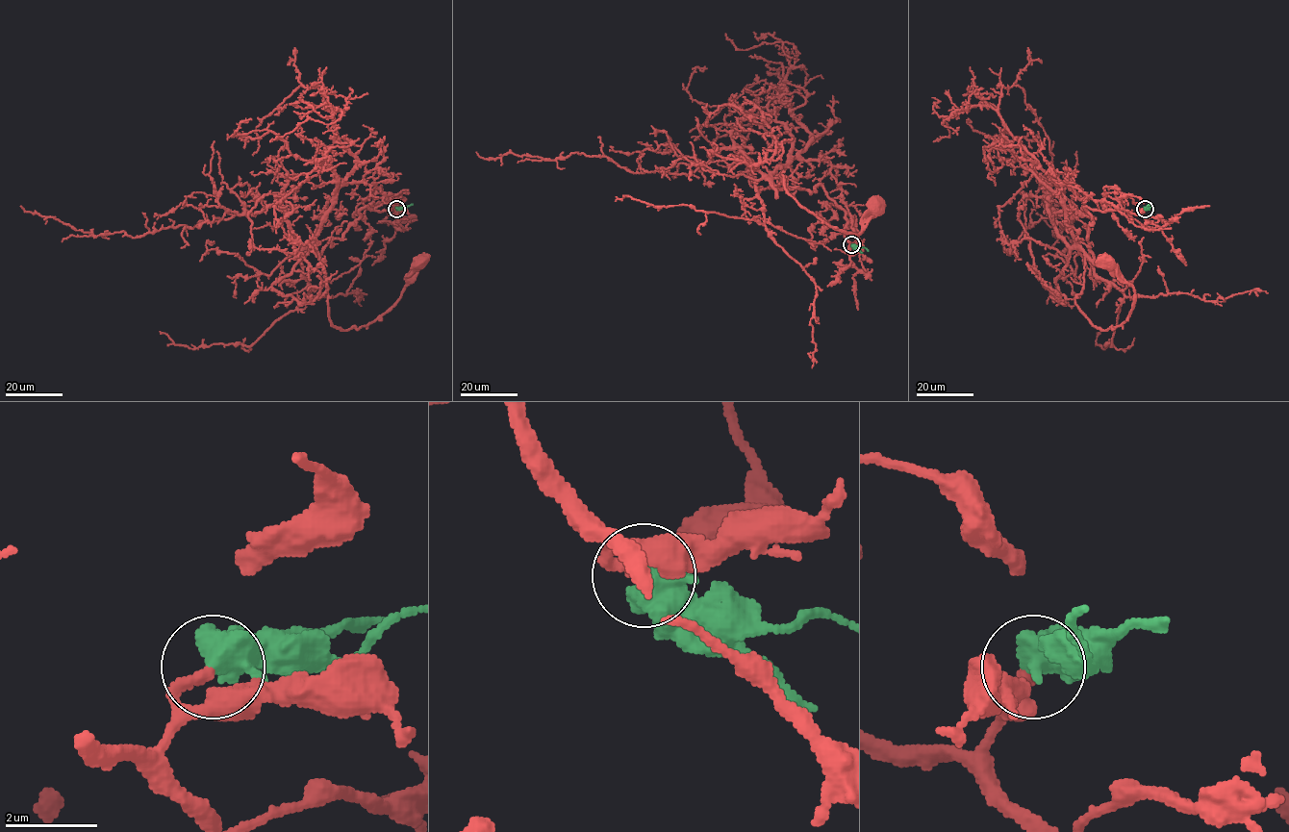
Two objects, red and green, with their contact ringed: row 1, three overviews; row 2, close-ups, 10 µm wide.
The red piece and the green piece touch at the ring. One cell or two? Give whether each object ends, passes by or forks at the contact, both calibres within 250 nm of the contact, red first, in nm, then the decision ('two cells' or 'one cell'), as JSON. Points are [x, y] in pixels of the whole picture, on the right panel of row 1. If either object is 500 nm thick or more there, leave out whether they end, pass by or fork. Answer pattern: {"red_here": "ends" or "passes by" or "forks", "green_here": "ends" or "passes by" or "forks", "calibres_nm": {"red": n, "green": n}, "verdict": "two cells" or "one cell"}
{"calibres_nm": {"red": 240, "green": 800}, "verdict": "one cell"}

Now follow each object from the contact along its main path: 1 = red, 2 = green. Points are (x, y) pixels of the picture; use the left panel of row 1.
1: (396, 209), (390, 214), (363, 207), (318, 256), (330, 322), (344, 330), (367, 325), (397, 301), (418, 263)
2: (396, 209), (413, 204)

